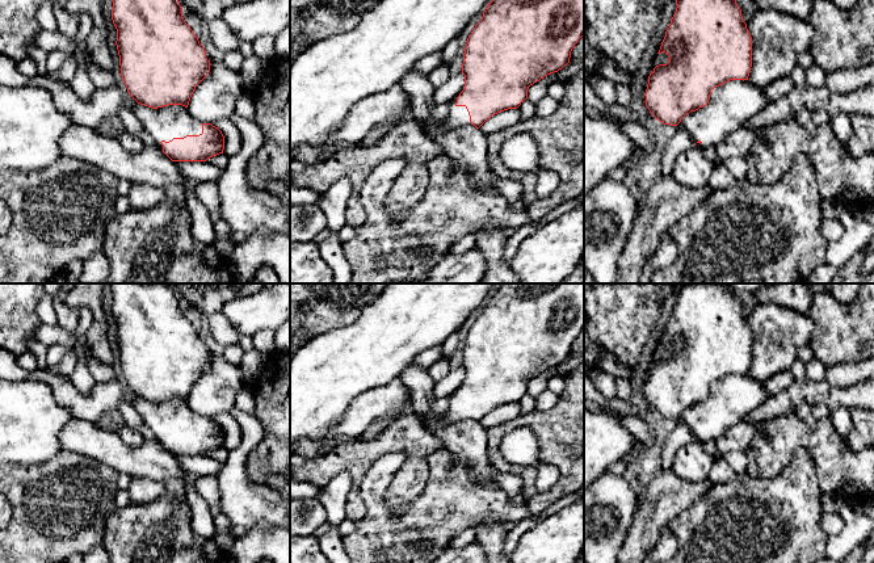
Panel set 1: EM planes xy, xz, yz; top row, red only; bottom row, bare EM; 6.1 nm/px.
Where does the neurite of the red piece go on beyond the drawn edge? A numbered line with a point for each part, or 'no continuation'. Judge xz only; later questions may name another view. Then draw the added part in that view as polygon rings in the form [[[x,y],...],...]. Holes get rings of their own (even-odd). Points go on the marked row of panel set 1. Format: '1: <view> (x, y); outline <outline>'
1: xz (457, 116); outline [[[457,98],[447,104],[447,115],[441,121],[442,127],[446,130],[465,126],[475,127],[470,123],[470,115],[466,106],[457,106],[455,102]]]

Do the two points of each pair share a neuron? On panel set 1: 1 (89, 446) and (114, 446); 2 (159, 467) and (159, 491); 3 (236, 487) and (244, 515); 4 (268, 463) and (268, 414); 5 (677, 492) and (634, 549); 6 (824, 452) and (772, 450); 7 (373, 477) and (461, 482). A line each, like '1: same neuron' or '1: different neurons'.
1: same neuron
2: different neurons
3: same neuron
4: same neuron
5: same neuron
6: same neuron
7: same neuron

